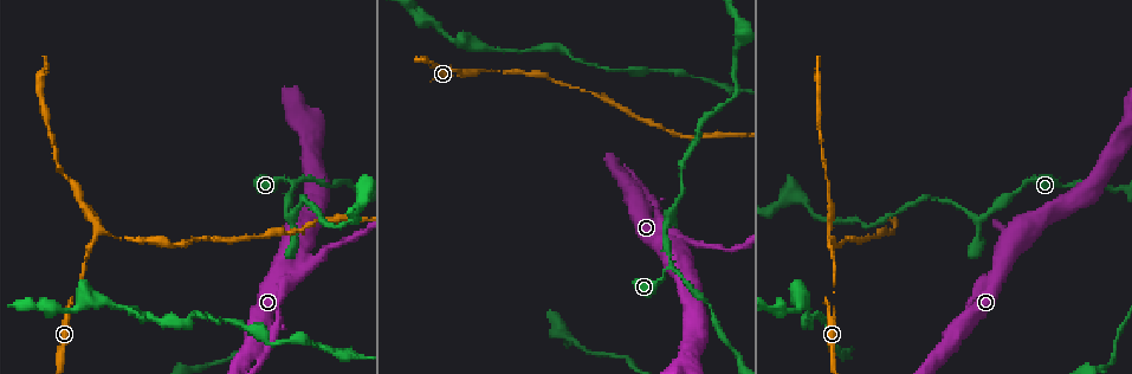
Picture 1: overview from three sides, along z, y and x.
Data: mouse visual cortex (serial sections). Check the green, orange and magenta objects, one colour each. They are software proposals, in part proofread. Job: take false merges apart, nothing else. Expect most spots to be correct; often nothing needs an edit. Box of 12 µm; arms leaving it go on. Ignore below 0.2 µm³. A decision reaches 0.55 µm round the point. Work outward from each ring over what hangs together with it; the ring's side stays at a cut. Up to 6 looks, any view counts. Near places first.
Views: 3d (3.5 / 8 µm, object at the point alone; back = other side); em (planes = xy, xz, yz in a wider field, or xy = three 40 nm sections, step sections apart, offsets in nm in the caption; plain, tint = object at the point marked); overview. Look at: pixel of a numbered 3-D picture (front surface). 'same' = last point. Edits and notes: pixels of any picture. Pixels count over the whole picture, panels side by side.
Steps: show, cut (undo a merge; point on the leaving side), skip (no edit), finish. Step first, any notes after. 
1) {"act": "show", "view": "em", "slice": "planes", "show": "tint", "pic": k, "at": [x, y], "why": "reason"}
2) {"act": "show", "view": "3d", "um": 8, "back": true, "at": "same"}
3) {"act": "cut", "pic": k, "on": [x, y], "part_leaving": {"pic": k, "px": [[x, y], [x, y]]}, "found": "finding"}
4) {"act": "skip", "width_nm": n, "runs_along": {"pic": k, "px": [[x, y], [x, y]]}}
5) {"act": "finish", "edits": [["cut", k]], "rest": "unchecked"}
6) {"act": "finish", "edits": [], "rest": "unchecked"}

{"act": "show", "view": "3d", "um": 3.5, "pic": 1, "at": [490, 71]}

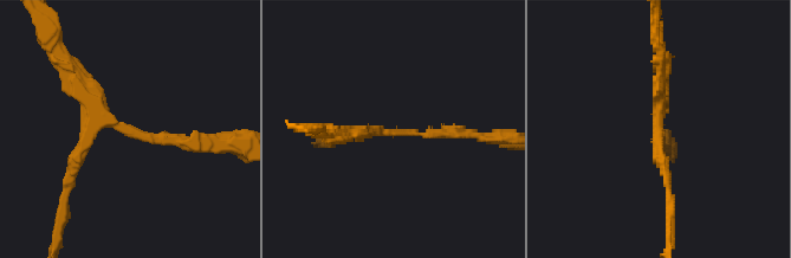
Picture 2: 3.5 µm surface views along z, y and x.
{"act": "show", "view": "em", "slice": "xy", "step": 3, "show": "tint", "pic": 2, "at": [392, 129]}

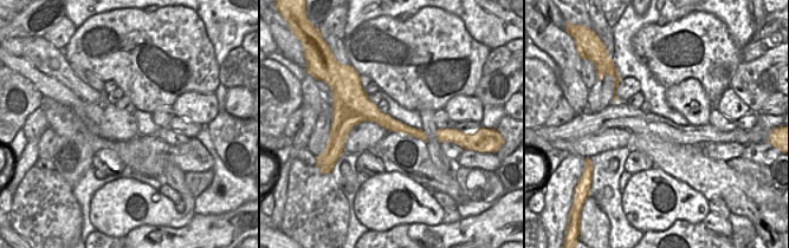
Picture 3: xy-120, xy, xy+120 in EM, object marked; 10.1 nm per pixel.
{"act": "skip", "runs_along": {"pic": 3, "px": [[341, 118], [374, 115], [422, 136]]}, "found": "one cell here"}

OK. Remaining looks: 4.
{"act": "show", "view": "3d", "um": 3.5, "back": true, "pic": 1, "at": [668, 267], "why": "sudden change in width"}

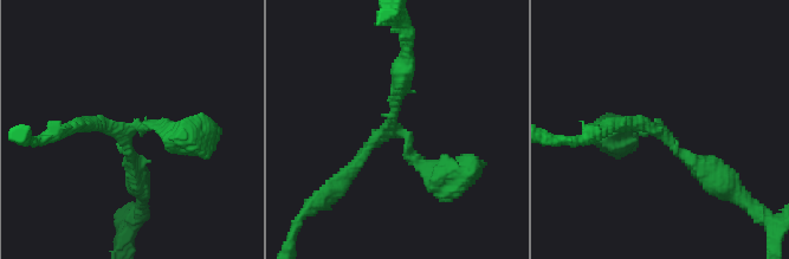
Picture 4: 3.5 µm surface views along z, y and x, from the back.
{"act": "show", "view": "em", "slice": "xy", "step": 5, "show": "plain", "pic": 4, "at": [663, 131], "why": "shape alone is not enough"}

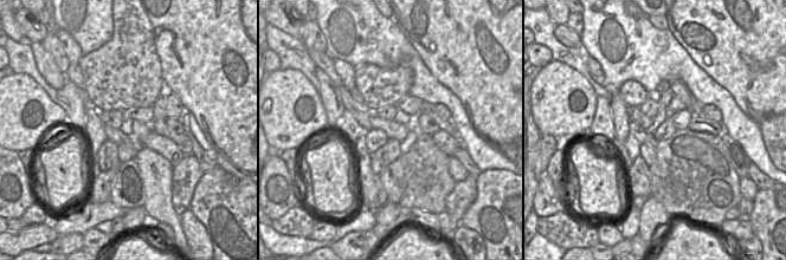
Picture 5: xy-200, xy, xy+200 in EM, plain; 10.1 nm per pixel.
{"act": "show", "view": "em", "slice": "xy", "step": 5, "show": "tint", "at": "same"}

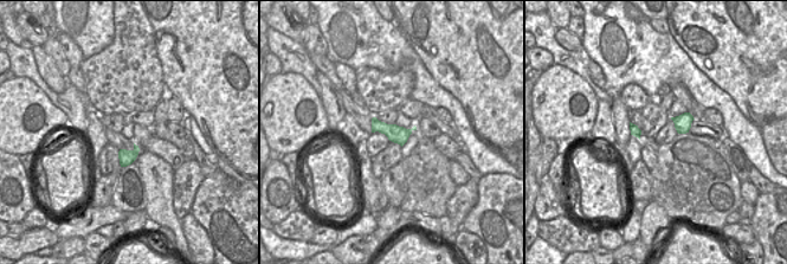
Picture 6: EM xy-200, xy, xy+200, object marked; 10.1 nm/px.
{"act": "skip", "runs_along": {"pic": 4, "px": [[445, 176], [390, 128], [401, 73]]}, "found": "one cell here"}

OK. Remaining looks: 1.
{"act": "finish", "edits": [], "rest": "unchecked"}

